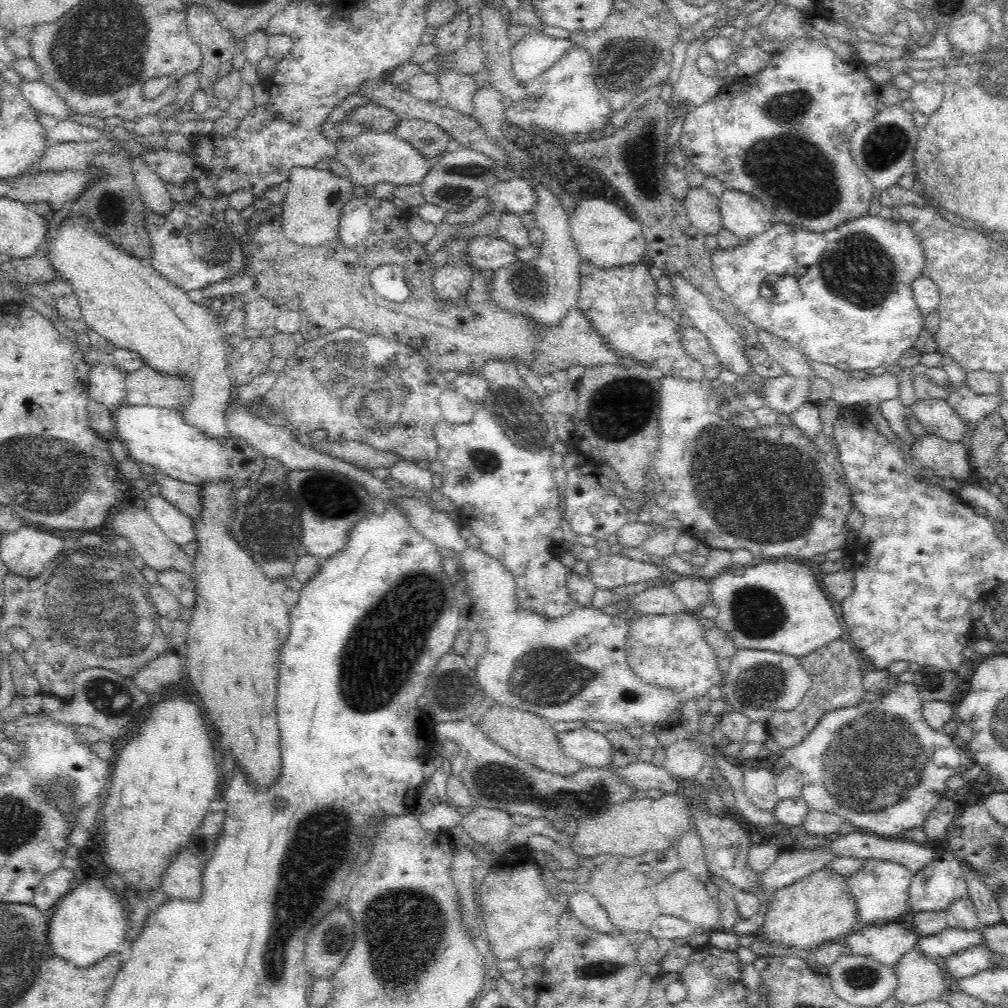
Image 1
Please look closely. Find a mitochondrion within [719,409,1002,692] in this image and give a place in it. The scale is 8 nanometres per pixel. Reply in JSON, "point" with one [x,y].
{"point":[755,612]}

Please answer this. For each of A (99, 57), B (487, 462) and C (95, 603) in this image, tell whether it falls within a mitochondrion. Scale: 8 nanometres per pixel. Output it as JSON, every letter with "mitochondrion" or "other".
{"A":"mitochondrion","B":"mitochondrion","C":"mitochondrion"}

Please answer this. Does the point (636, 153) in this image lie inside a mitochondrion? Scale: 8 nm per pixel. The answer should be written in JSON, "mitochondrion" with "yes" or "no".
{"mitochondrion":"yes"}

